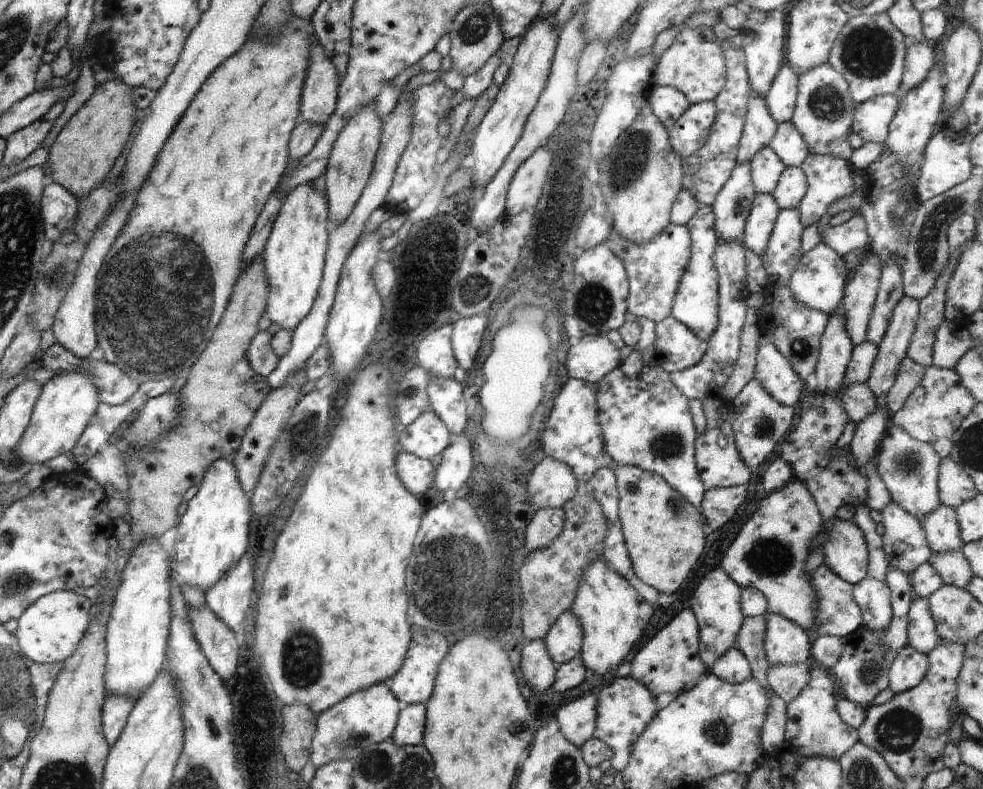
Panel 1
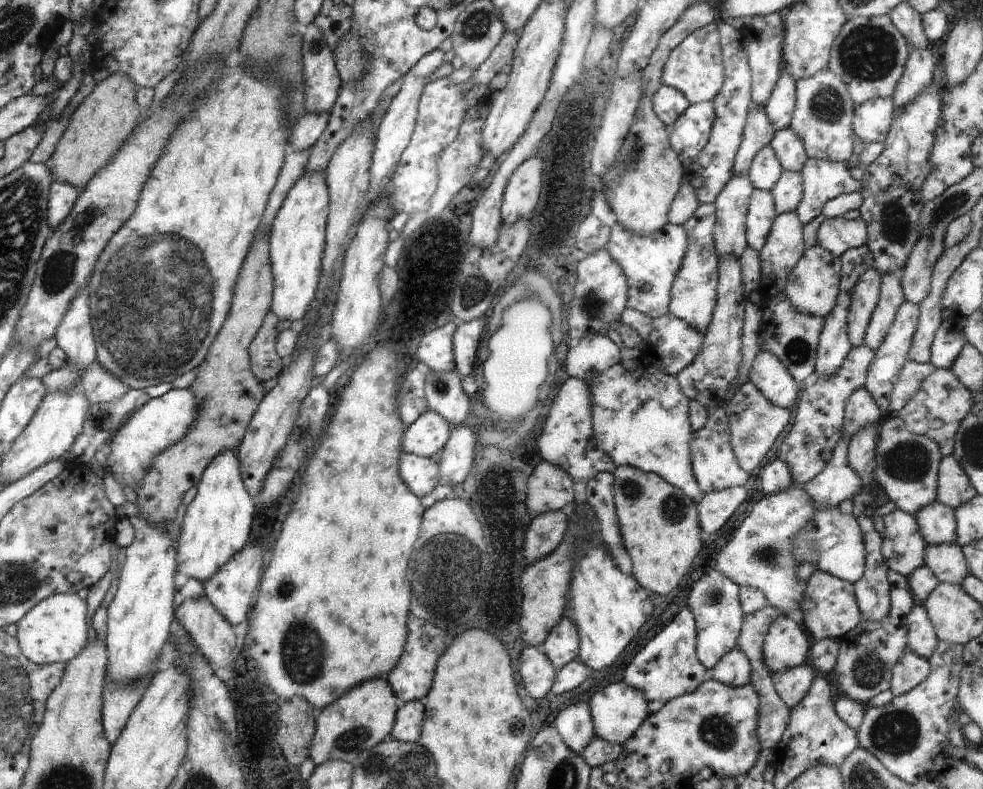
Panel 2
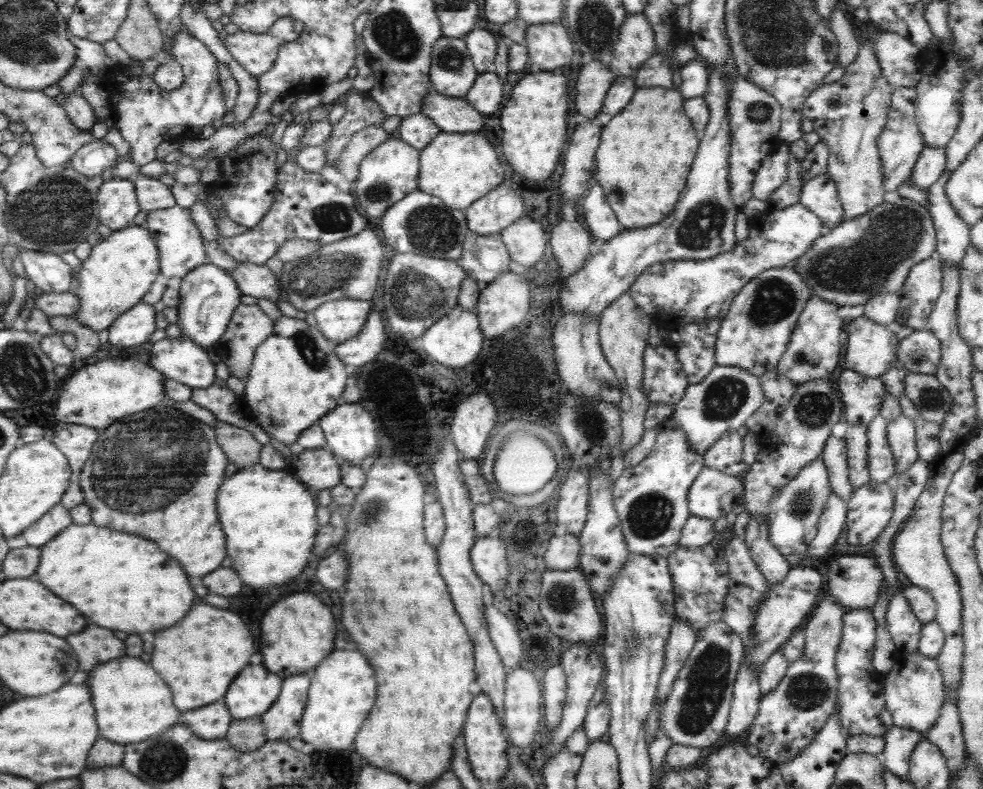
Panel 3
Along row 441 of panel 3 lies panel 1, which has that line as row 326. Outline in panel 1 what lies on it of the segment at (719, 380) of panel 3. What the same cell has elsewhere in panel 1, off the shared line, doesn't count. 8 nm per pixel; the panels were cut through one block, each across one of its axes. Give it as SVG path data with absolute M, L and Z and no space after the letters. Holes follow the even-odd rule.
M699 206L695 214L684 224L687 229L691 246L689 246L689 262L685 272L677 282L677 290L672 299L670 315L697 334L703 342L713 334L717 326L717 290L718 276L713 264L713 254L716 249L714 231L714 216L710 206Z

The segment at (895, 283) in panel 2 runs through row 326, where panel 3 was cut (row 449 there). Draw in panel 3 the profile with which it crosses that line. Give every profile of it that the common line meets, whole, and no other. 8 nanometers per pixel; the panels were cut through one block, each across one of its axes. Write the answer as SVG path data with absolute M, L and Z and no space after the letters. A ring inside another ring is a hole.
M881 415L866 424L866 467L868 480L883 482L895 474L891 451L886 439L886 422Z

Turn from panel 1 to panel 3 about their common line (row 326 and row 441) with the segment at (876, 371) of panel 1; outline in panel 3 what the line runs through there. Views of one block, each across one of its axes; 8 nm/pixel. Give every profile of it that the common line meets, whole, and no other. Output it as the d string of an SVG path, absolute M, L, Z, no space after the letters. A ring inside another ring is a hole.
M902 414L897 415L893 420L887 420L886 422L886 439L891 451L894 464L894 472L905 472L906 468L909 468L915 460L917 460L916 453L916 440L915 440L915 429L914 424L910 418L903 416Z

